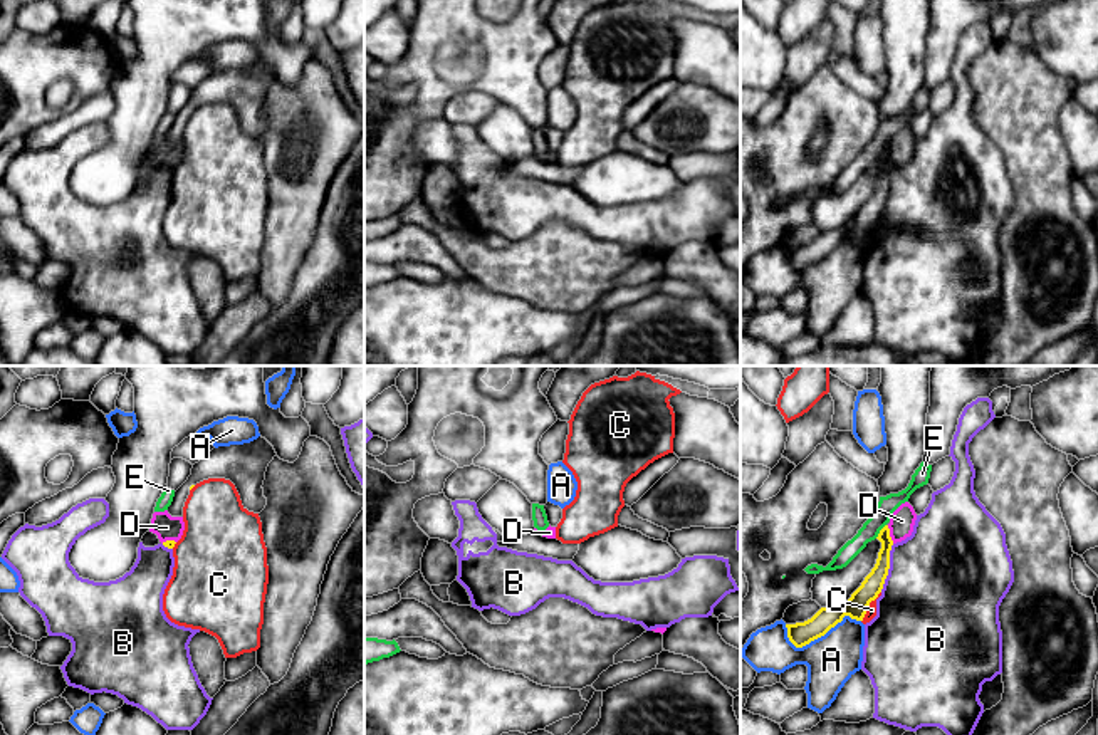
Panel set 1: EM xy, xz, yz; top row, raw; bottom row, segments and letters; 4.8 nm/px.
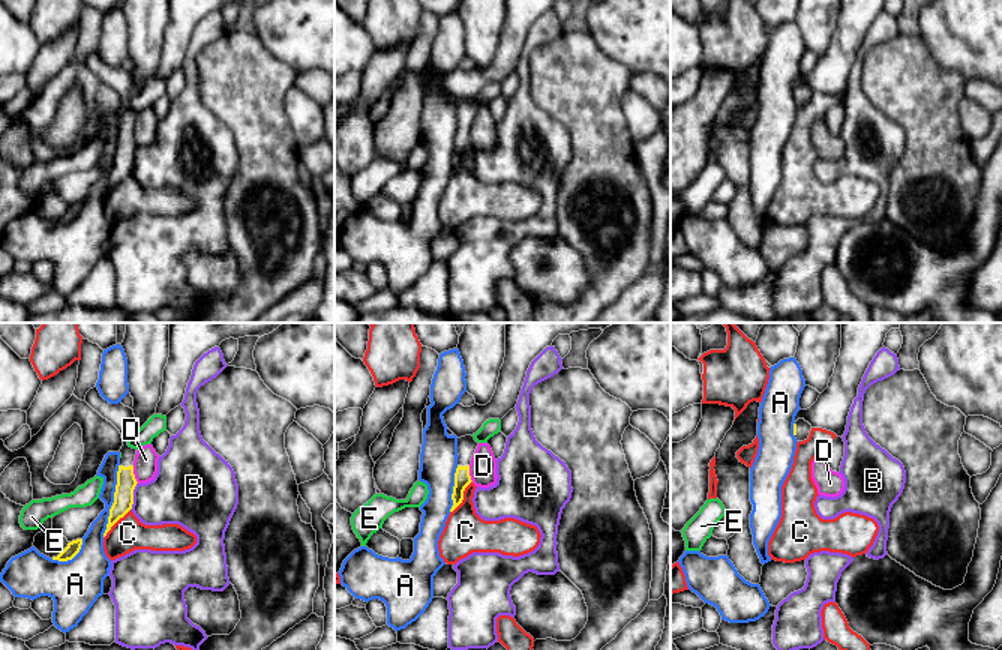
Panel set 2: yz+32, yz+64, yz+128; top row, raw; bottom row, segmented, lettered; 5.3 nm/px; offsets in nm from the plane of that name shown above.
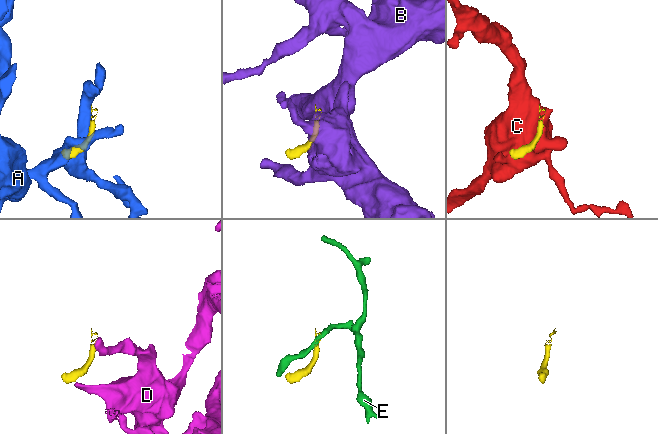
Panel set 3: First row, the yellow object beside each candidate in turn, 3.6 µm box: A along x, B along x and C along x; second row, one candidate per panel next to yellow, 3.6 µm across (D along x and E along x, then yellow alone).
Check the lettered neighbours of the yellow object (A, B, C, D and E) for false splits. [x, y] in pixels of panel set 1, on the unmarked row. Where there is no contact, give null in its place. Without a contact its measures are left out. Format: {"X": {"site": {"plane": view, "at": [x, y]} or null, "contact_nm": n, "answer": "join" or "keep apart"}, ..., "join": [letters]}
{"A": {"site": {"plane": "yz", "at": [818, 260]}, "contact_nm": 360, "answer": "keep apart"}, "B": {"site": {"plane": "yz", "at": [888, 192]}, "contact_nm": 240, "answer": "keep apart"}, "C": {"site": {"plane": "yz", "at": [868, 229]}, "contact_nm": 180, "answer": "keep apart"}, "D": {"site": {"plane": "yz", "at": [888, 158]}, "contact_nm": 90, "answer": "keep apart"}, "E": {"site": {"plane": "yz", "at": [880, 155]}, "contact_nm": 90, "answer": "keep apart"}, "join": []}

